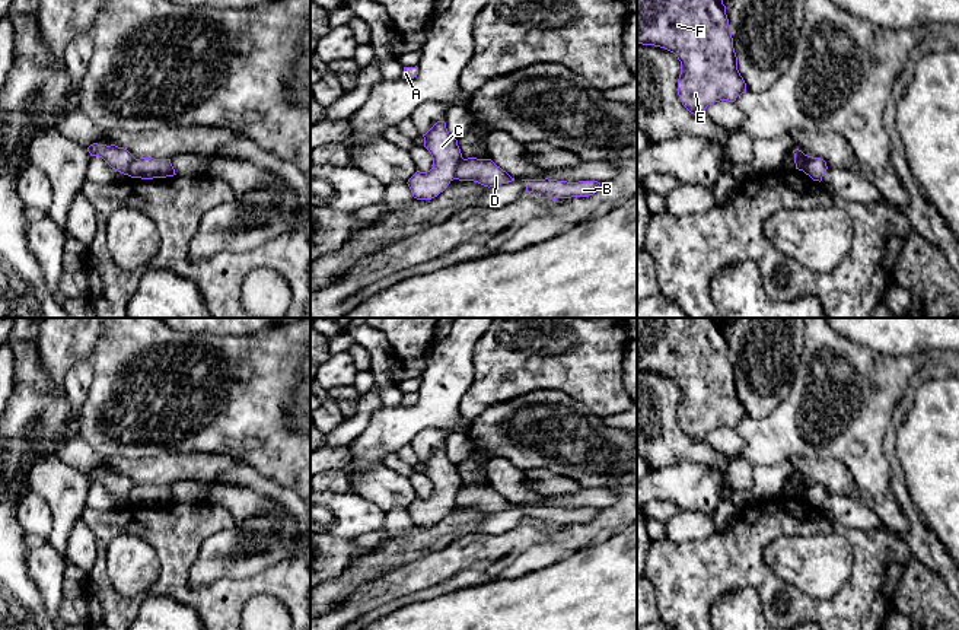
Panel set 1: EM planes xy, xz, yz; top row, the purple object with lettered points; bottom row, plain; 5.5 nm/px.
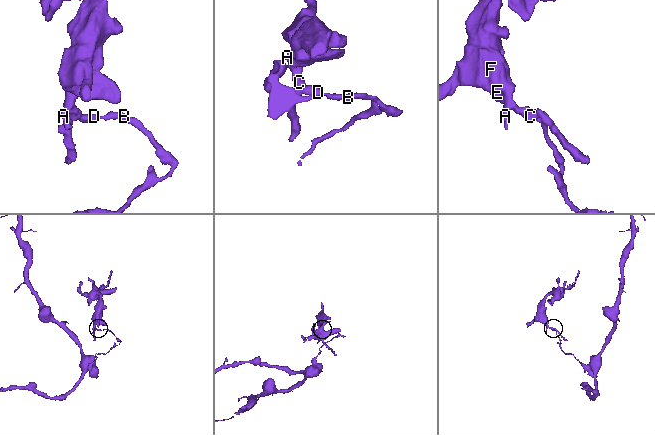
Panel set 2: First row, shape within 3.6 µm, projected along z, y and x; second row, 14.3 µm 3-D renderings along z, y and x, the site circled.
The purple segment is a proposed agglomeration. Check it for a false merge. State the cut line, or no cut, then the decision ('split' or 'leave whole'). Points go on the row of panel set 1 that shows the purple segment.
xz (462, 158), (453, 178) | split

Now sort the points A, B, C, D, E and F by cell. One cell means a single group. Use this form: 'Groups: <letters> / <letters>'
Groups: A C E F / B D

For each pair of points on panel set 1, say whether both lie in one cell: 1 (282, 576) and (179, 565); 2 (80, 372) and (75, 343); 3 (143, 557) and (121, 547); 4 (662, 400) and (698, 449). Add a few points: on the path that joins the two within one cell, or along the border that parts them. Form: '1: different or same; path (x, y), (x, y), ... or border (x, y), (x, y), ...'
1: same; path (251, 586), (235, 594), (188, 594)
2: different; border (91, 355), (79, 359), (66, 372), (63, 391)
3: same; path (137, 557), (131, 557), (127, 553)
4: same; path (662, 414), (662, 423), (684, 445)

